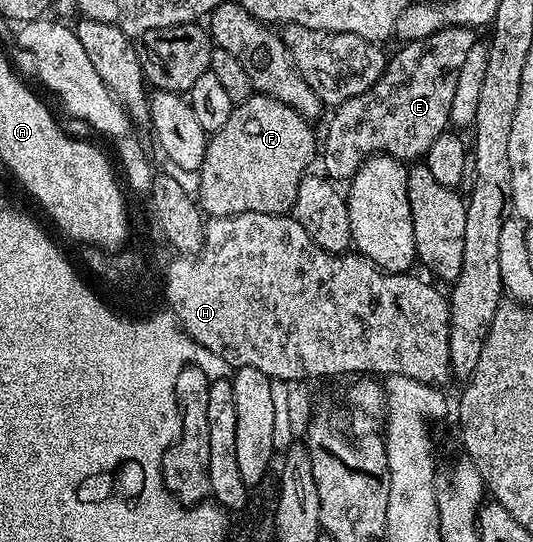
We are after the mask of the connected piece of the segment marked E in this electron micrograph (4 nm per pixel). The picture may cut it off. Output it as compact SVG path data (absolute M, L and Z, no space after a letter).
M444 28L422 40L410 40L400 45L397 53L388 57L385 73L363 94L347 98L347 102L332 109L329 129L323 132L323 151L319 160L325 163L324 175L334 182L345 182L356 174L359 166L369 157L378 154L394 156L402 162L420 161L431 150L431 142L450 127L451 101L455 95L455 82L459 70L475 42L471 28Z

